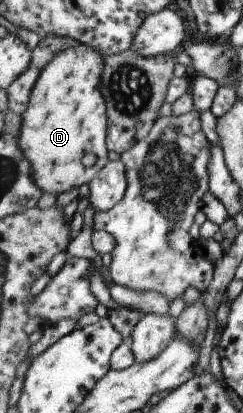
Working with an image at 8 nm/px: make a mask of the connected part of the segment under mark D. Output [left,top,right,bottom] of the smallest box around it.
[19,43,110,196]

